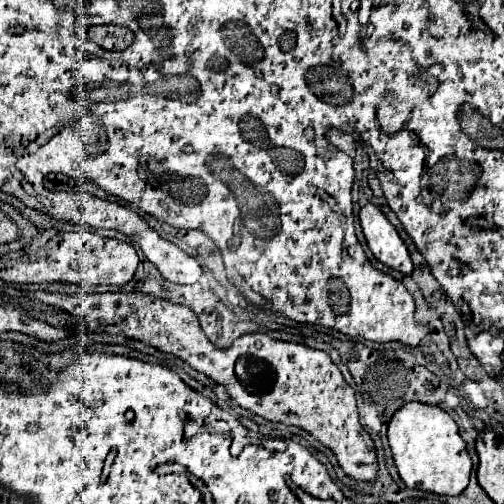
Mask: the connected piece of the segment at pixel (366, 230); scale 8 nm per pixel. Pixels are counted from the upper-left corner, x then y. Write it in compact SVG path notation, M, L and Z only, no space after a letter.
M367 203L359 211L359 221L371 253L383 265L401 271L405 275L411 275L413 263L409 259L407 245L401 241L395 227L385 219L385 215L373 203Z

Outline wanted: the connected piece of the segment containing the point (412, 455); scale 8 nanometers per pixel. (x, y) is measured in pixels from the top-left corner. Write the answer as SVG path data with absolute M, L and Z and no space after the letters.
M417 401L405 403L393 413L387 425L387 439L399 477L409 489L421 489L435 495L459 495L467 487L473 463L457 423L441 407Z

